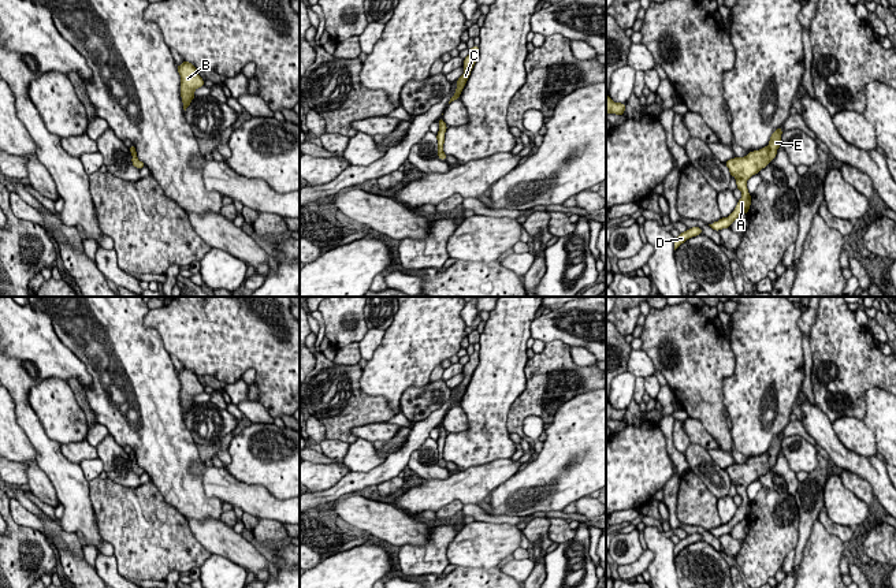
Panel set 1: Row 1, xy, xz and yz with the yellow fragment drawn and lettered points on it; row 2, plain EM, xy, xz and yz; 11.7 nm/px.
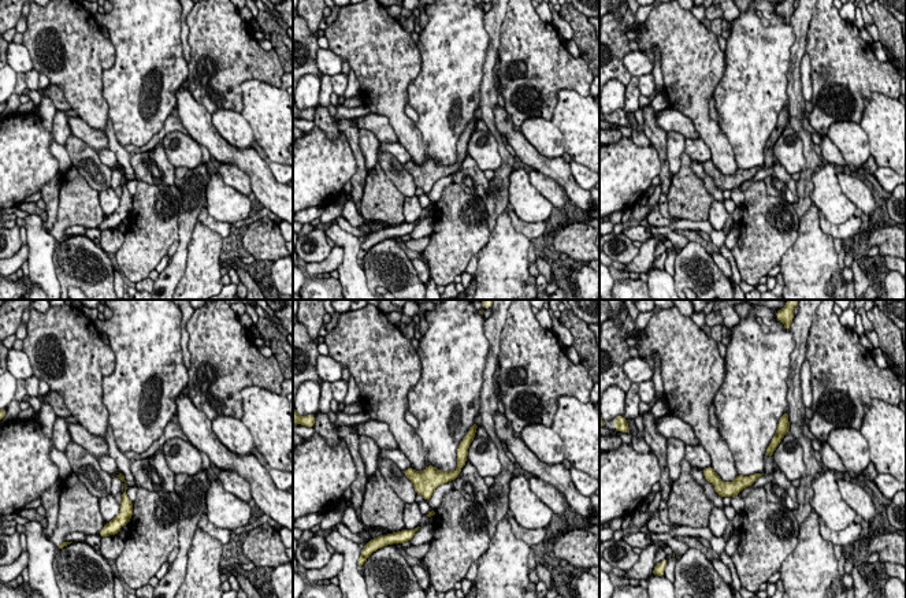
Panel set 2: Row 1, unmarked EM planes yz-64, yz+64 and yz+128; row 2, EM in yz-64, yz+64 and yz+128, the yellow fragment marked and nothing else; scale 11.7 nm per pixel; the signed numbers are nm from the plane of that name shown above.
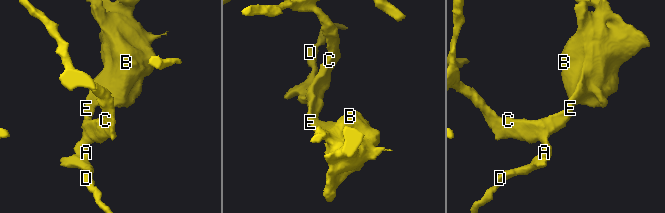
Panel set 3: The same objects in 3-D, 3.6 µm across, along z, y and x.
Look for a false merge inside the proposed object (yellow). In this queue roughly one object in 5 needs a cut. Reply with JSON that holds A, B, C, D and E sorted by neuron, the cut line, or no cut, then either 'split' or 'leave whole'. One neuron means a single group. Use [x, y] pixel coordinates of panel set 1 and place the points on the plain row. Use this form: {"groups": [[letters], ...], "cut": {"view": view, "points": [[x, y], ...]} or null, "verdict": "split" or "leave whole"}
{"groups": [["A", "B", "C", "D", "E"]], "cut": null, "verdict": "leave whole"}

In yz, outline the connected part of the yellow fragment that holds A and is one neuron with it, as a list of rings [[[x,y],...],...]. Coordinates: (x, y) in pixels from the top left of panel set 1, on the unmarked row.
[[[781,433],[773,438],[767,453],[748,458],[746,464],[735,464],[725,468],[730,483],[736,484],[736,492],[741,498],[741,505],[737,507],[735,517],[728,524],[721,524],[718,528],[709,531],[713,536],[720,537],[722,535],[729,535],[740,521],[748,520],[751,513],[751,500],[747,495],[747,487],[762,475],[767,473],[776,464],[777,455],[781,451],[781,438]]]

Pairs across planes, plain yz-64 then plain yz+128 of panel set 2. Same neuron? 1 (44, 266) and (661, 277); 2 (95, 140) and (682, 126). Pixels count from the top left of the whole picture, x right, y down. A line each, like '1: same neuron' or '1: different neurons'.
1: same neuron
2: same neuron

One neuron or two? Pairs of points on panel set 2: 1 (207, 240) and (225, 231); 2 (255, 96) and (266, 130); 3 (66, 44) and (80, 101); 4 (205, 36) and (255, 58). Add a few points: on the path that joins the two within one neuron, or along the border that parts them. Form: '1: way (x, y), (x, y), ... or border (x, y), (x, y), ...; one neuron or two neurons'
1: border (199, 219), (222, 238); two neurons
2: way (263, 104), (266, 107), (266, 122); one neuron
3: way (73, 58), (80, 74), (80, 88); one neuron
4: way (218, 43), (230, 55), (242, 58); one neuron

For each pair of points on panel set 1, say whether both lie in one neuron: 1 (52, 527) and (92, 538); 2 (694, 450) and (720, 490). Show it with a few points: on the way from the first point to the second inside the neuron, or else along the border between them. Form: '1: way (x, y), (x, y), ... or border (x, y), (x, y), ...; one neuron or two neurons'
1: border (54, 521), (64, 531), (75, 533); two neurons
2: way (699, 460), (717, 480); one neuron

